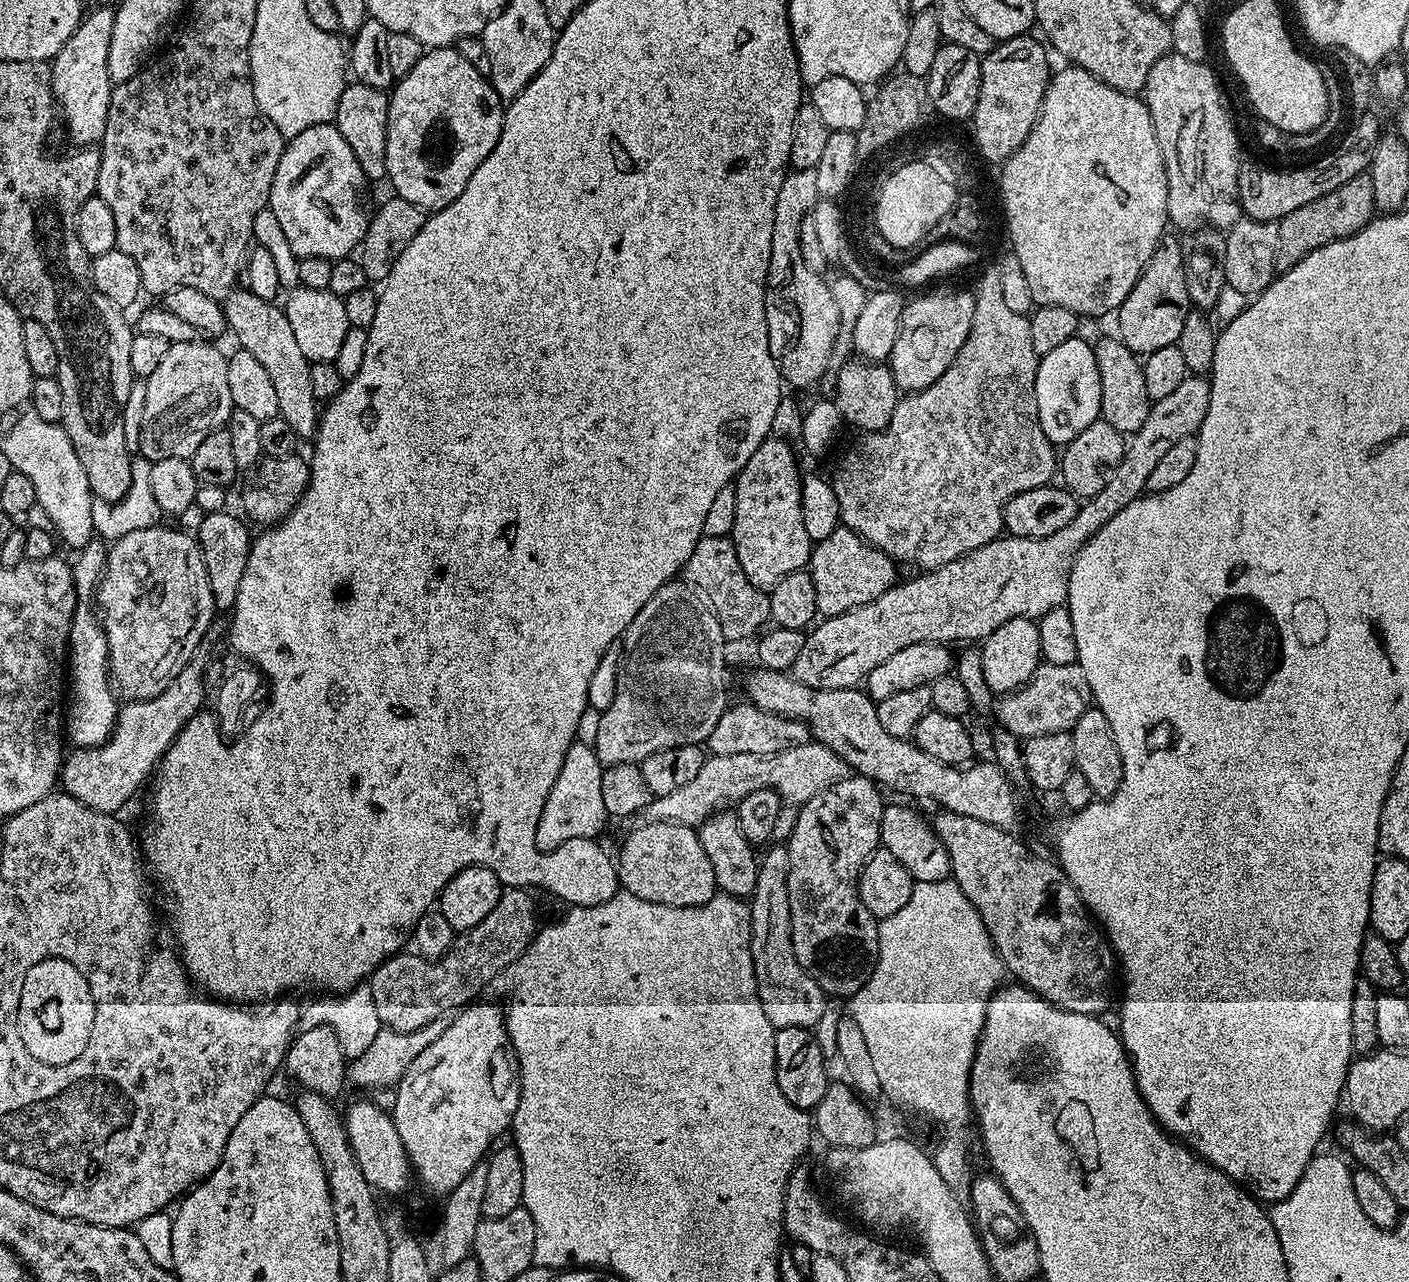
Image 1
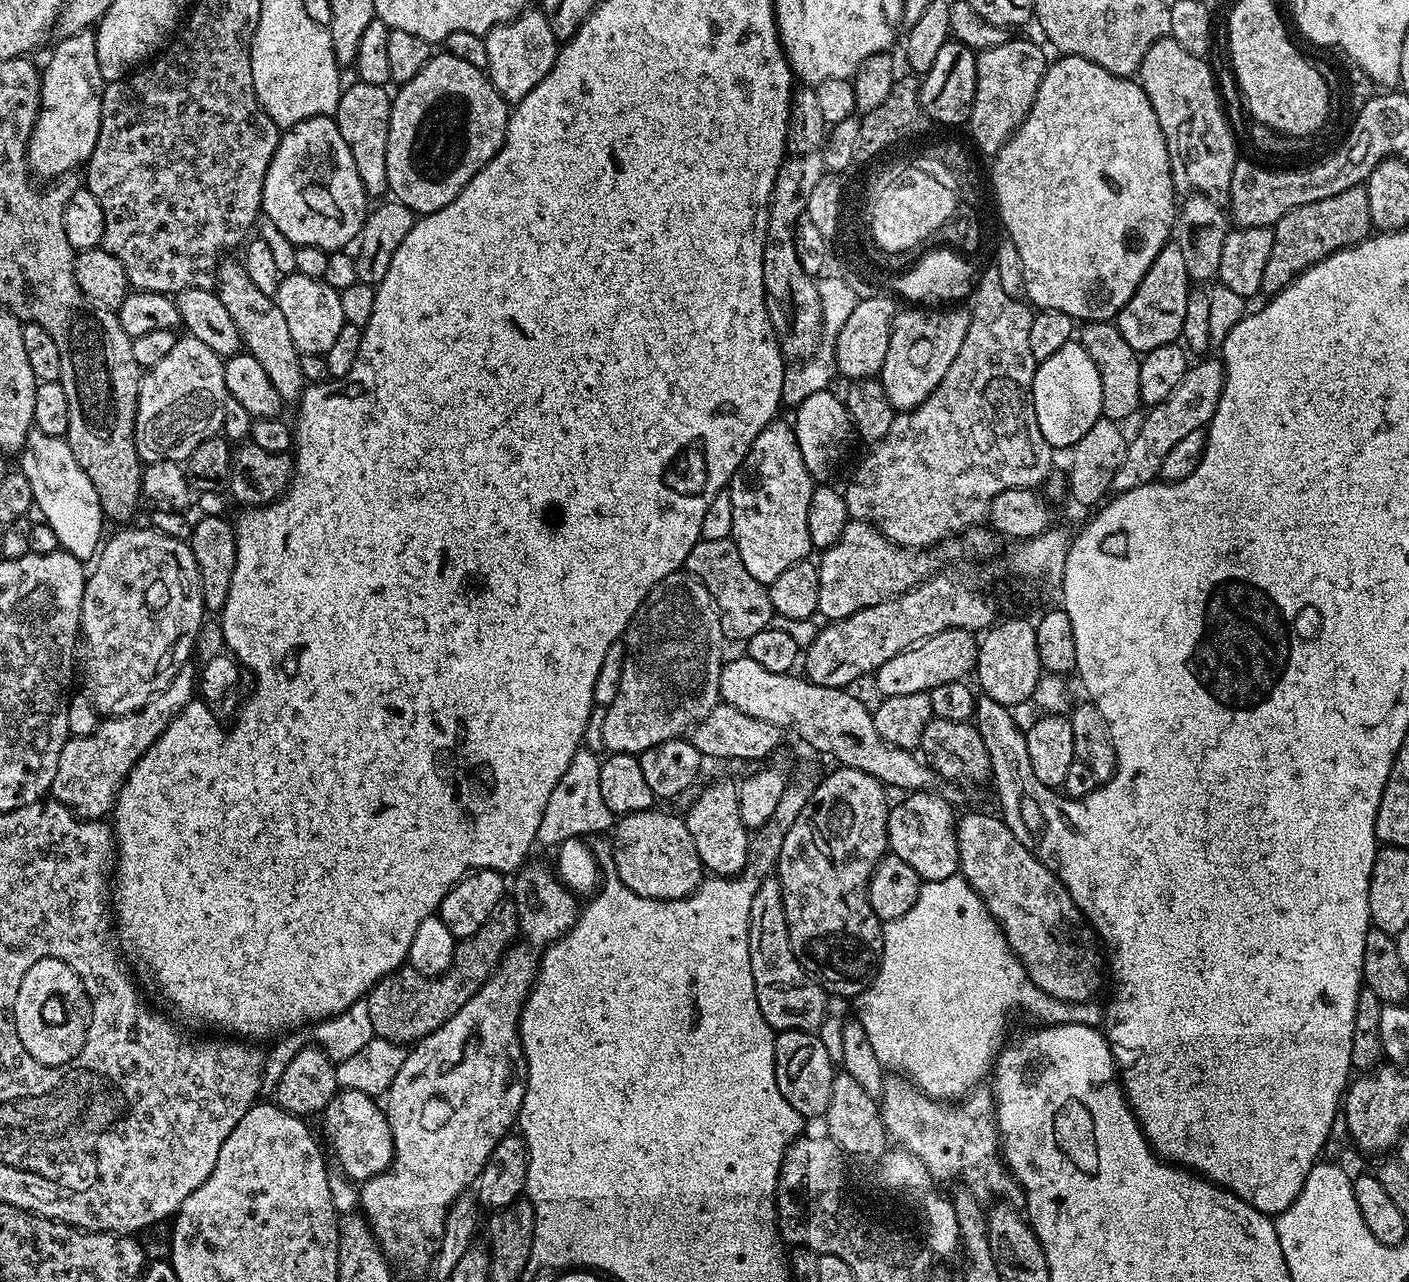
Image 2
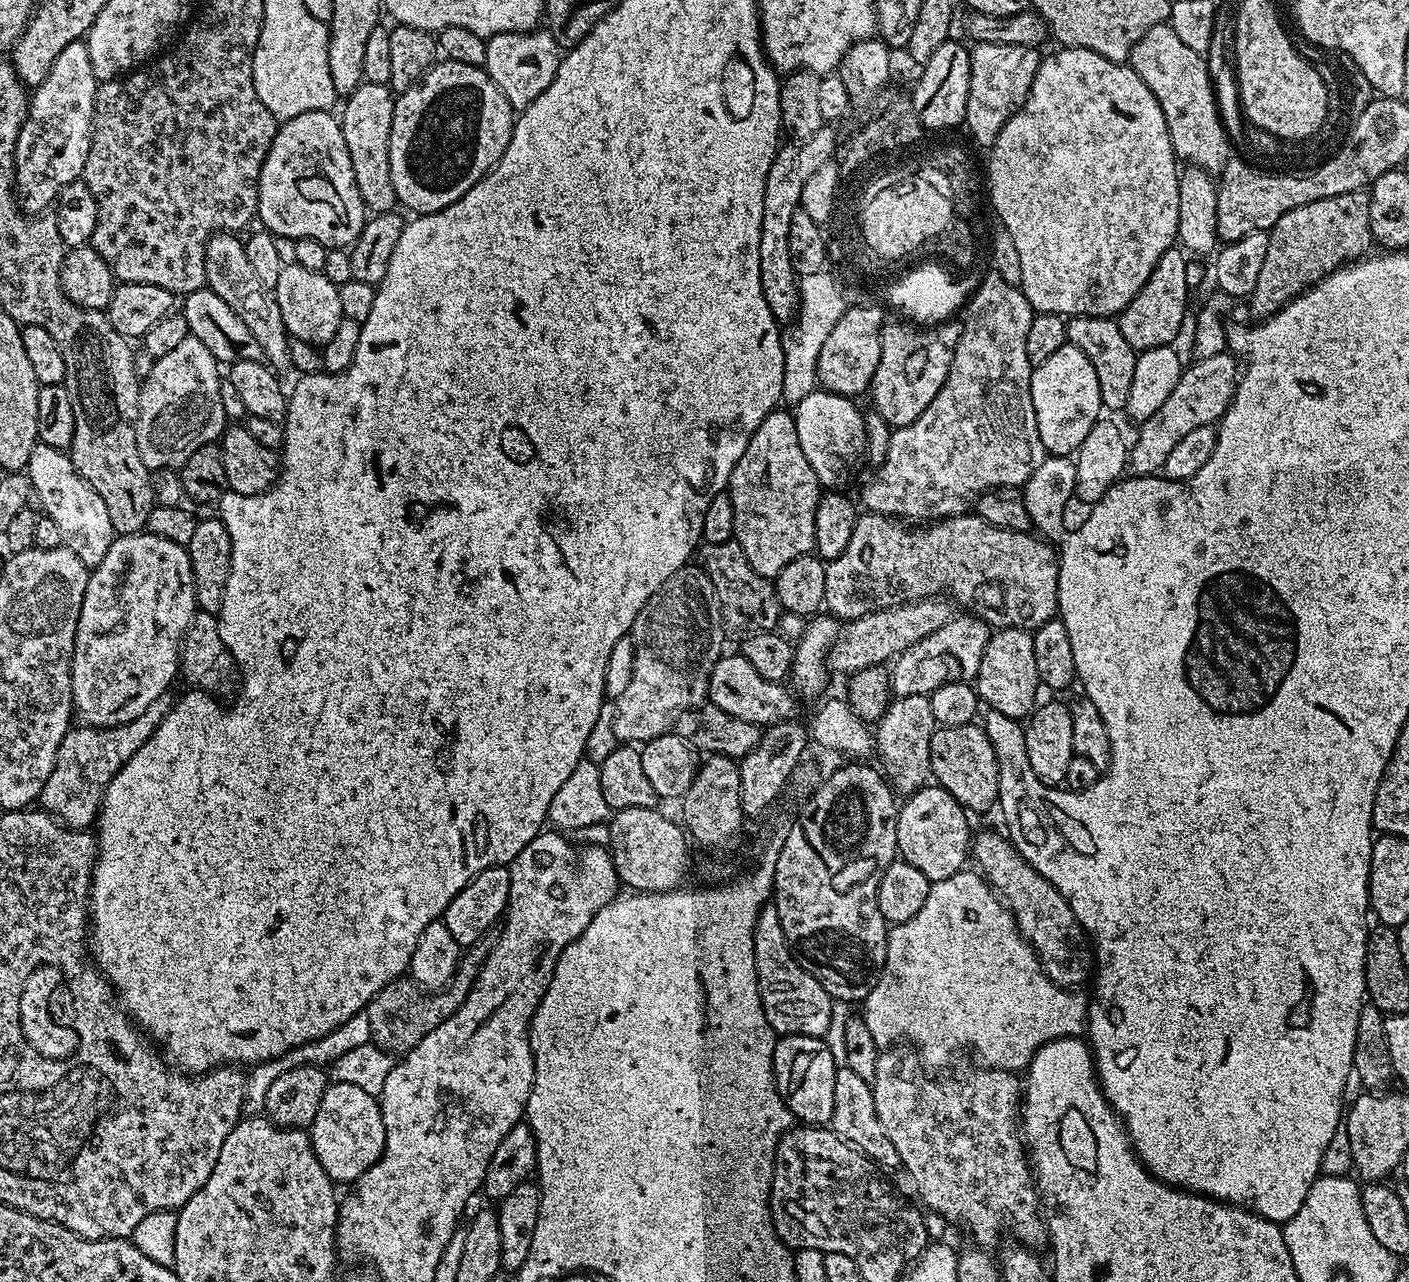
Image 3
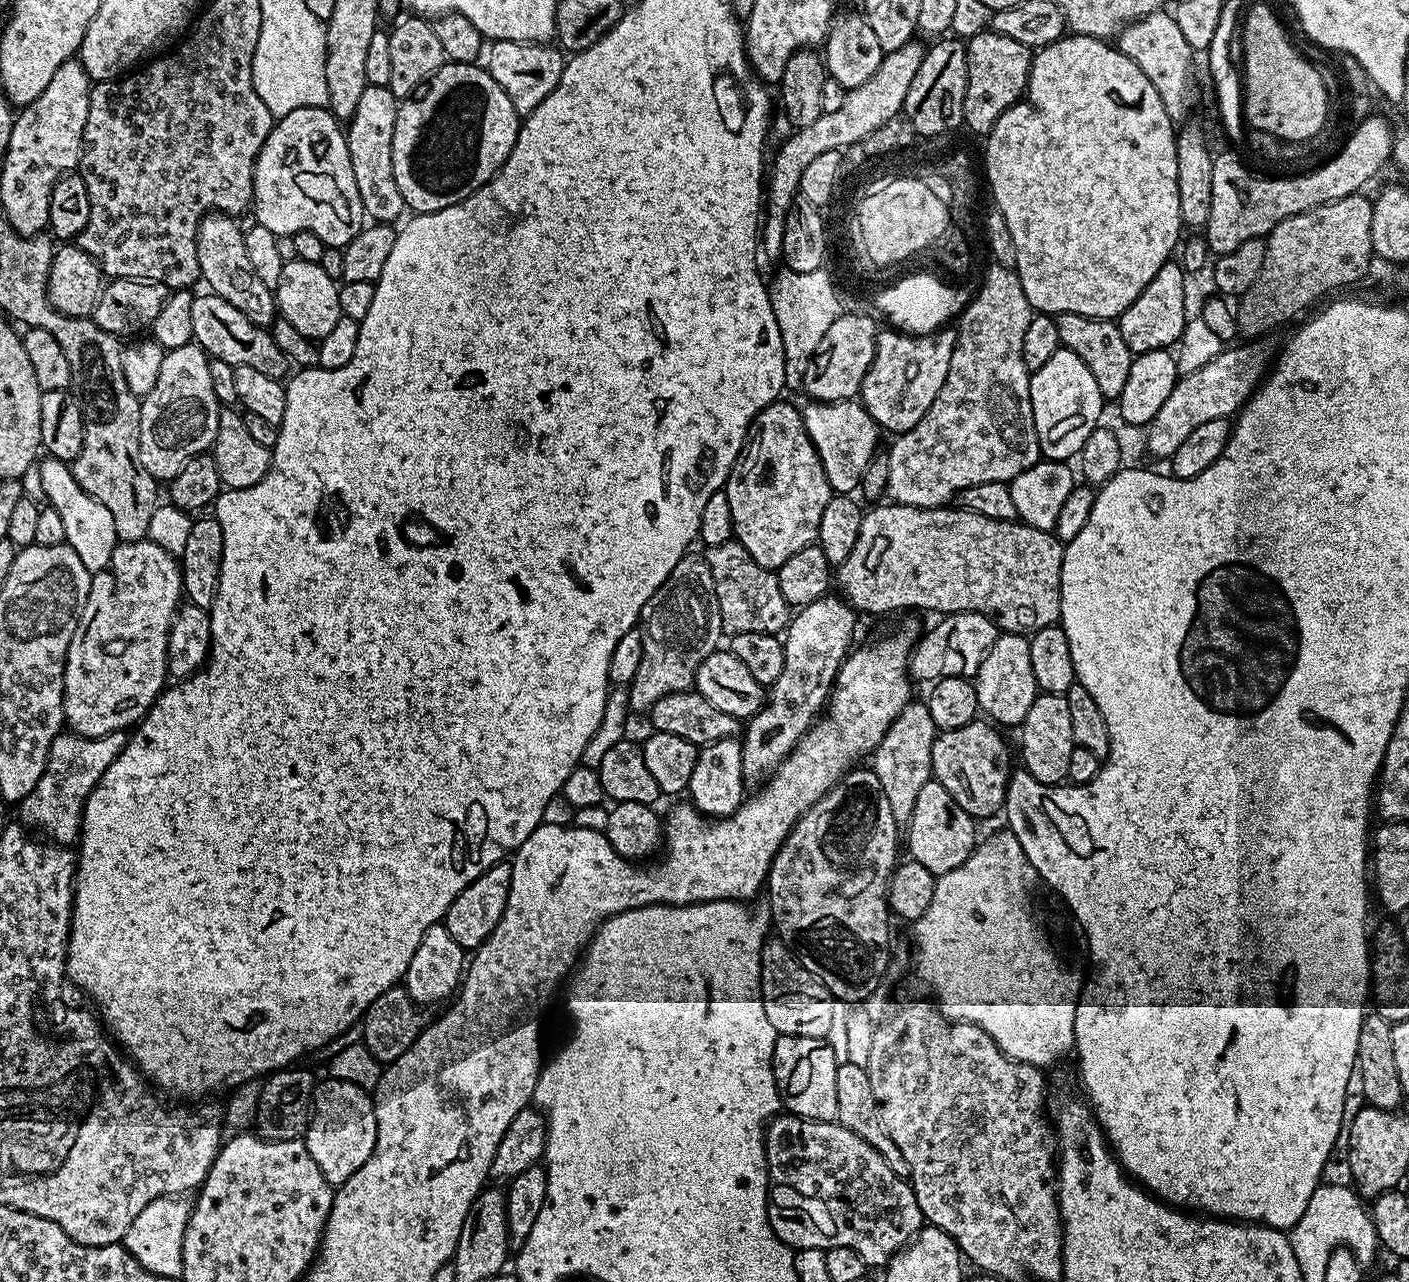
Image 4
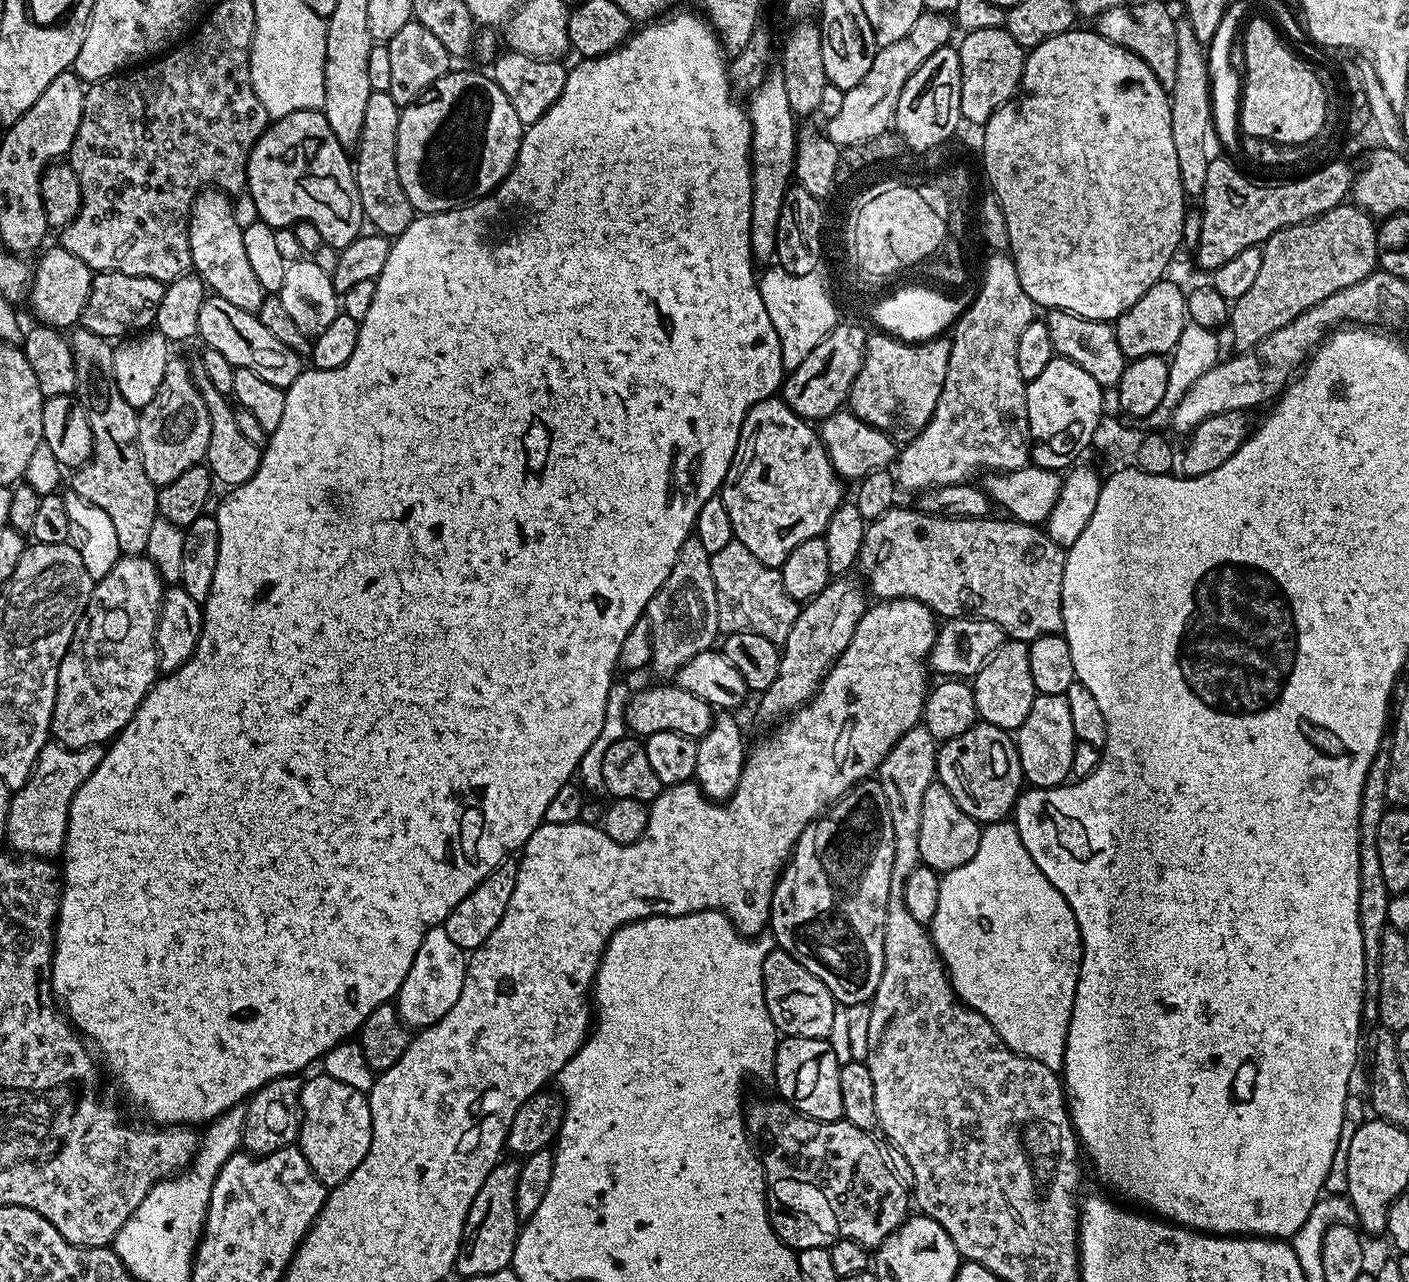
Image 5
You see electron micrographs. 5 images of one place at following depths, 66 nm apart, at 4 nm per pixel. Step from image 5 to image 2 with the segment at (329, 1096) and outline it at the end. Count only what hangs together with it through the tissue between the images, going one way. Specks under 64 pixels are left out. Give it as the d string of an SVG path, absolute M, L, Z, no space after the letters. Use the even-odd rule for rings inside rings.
M349 1088L337 1091L336 1097L324 1107L322 1119L324 1128L328 1131L328 1144L332 1147L332 1152L336 1155L335 1163L344 1173L357 1182L363 1182L382 1174L392 1165L394 1158L394 1138L390 1134L390 1122L388 1121L385 1109L380 1108L375 1099L358 1090Z

